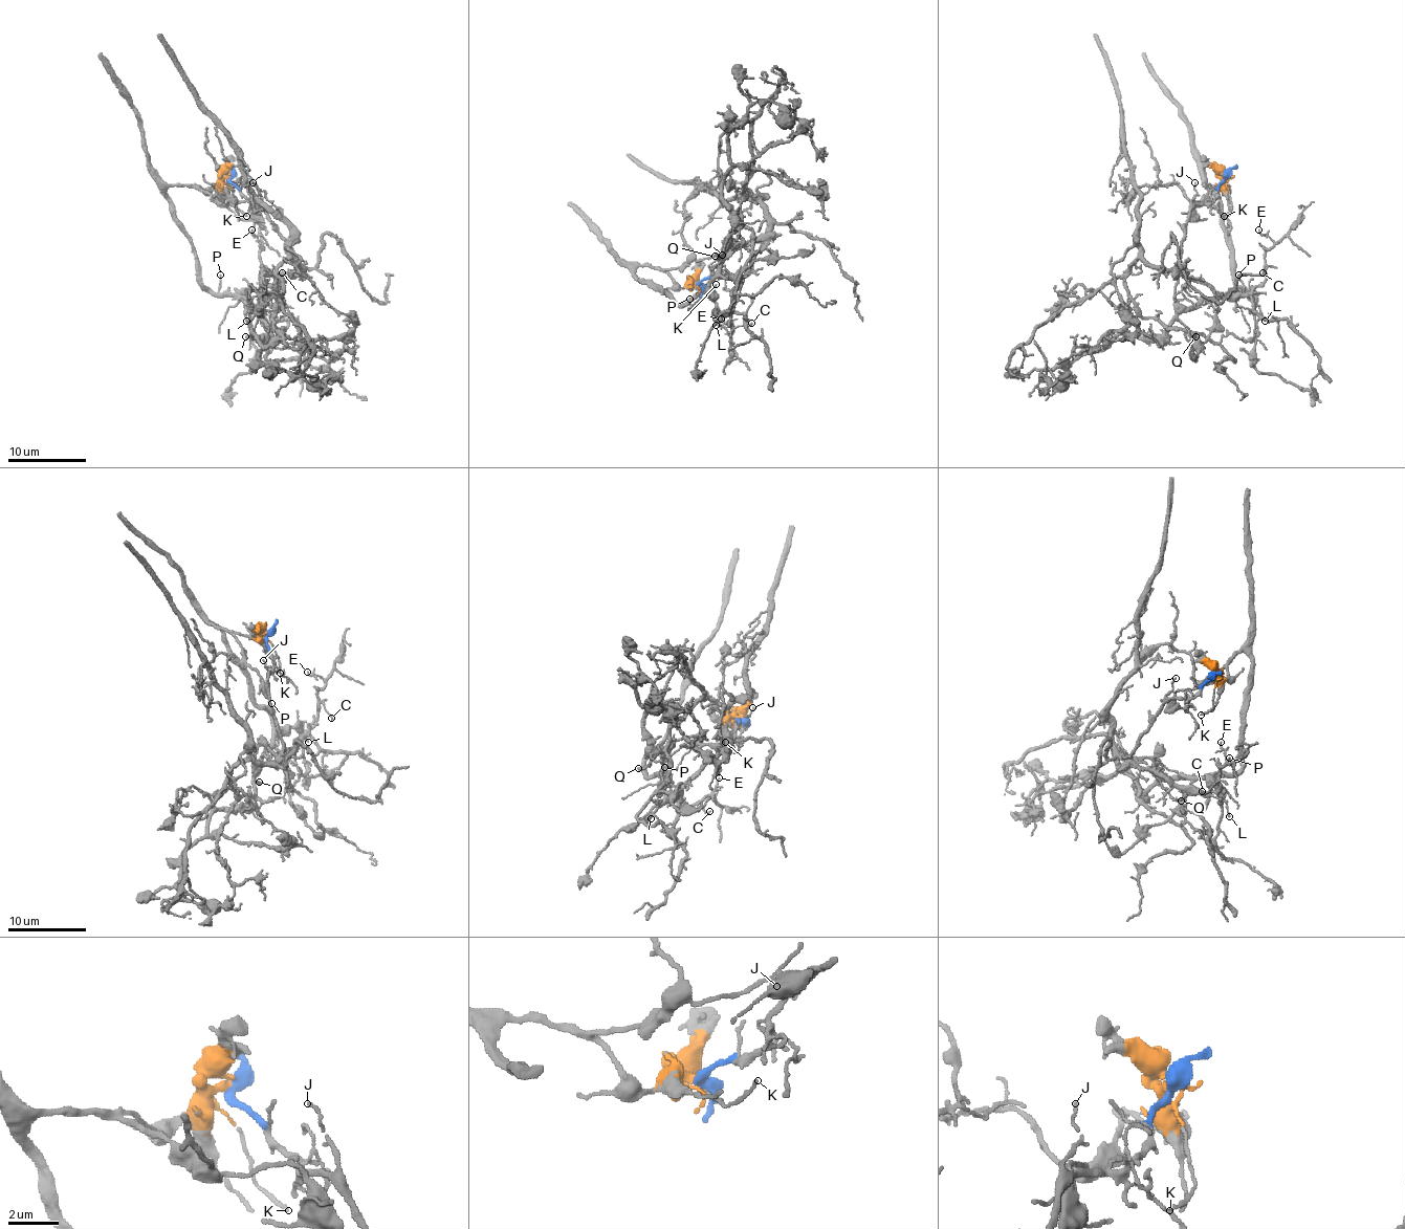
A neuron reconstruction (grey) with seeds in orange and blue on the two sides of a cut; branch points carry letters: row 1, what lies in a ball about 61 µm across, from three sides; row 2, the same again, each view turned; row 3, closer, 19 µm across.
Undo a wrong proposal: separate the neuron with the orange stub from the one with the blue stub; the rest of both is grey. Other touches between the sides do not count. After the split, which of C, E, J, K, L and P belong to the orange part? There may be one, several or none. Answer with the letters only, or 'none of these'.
K, L, P

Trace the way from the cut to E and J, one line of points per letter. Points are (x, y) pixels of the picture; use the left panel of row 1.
E: (229, 176), (251, 203), (265, 211), (294, 257), (294, 273), (272, 293), (265, 293), (261, 244), (251, 228)
J: (229, 176), (251, 203), (261, 201), (253, 181)

